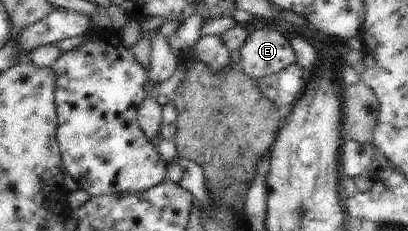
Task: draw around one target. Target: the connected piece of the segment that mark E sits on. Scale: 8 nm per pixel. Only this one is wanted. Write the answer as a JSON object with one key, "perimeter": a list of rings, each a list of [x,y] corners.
{"perimeter":[[[263,24],[248,36],[239,51],[240,69],[257,80],[281,72],[296,62],[296,52],[289,40]]]}

